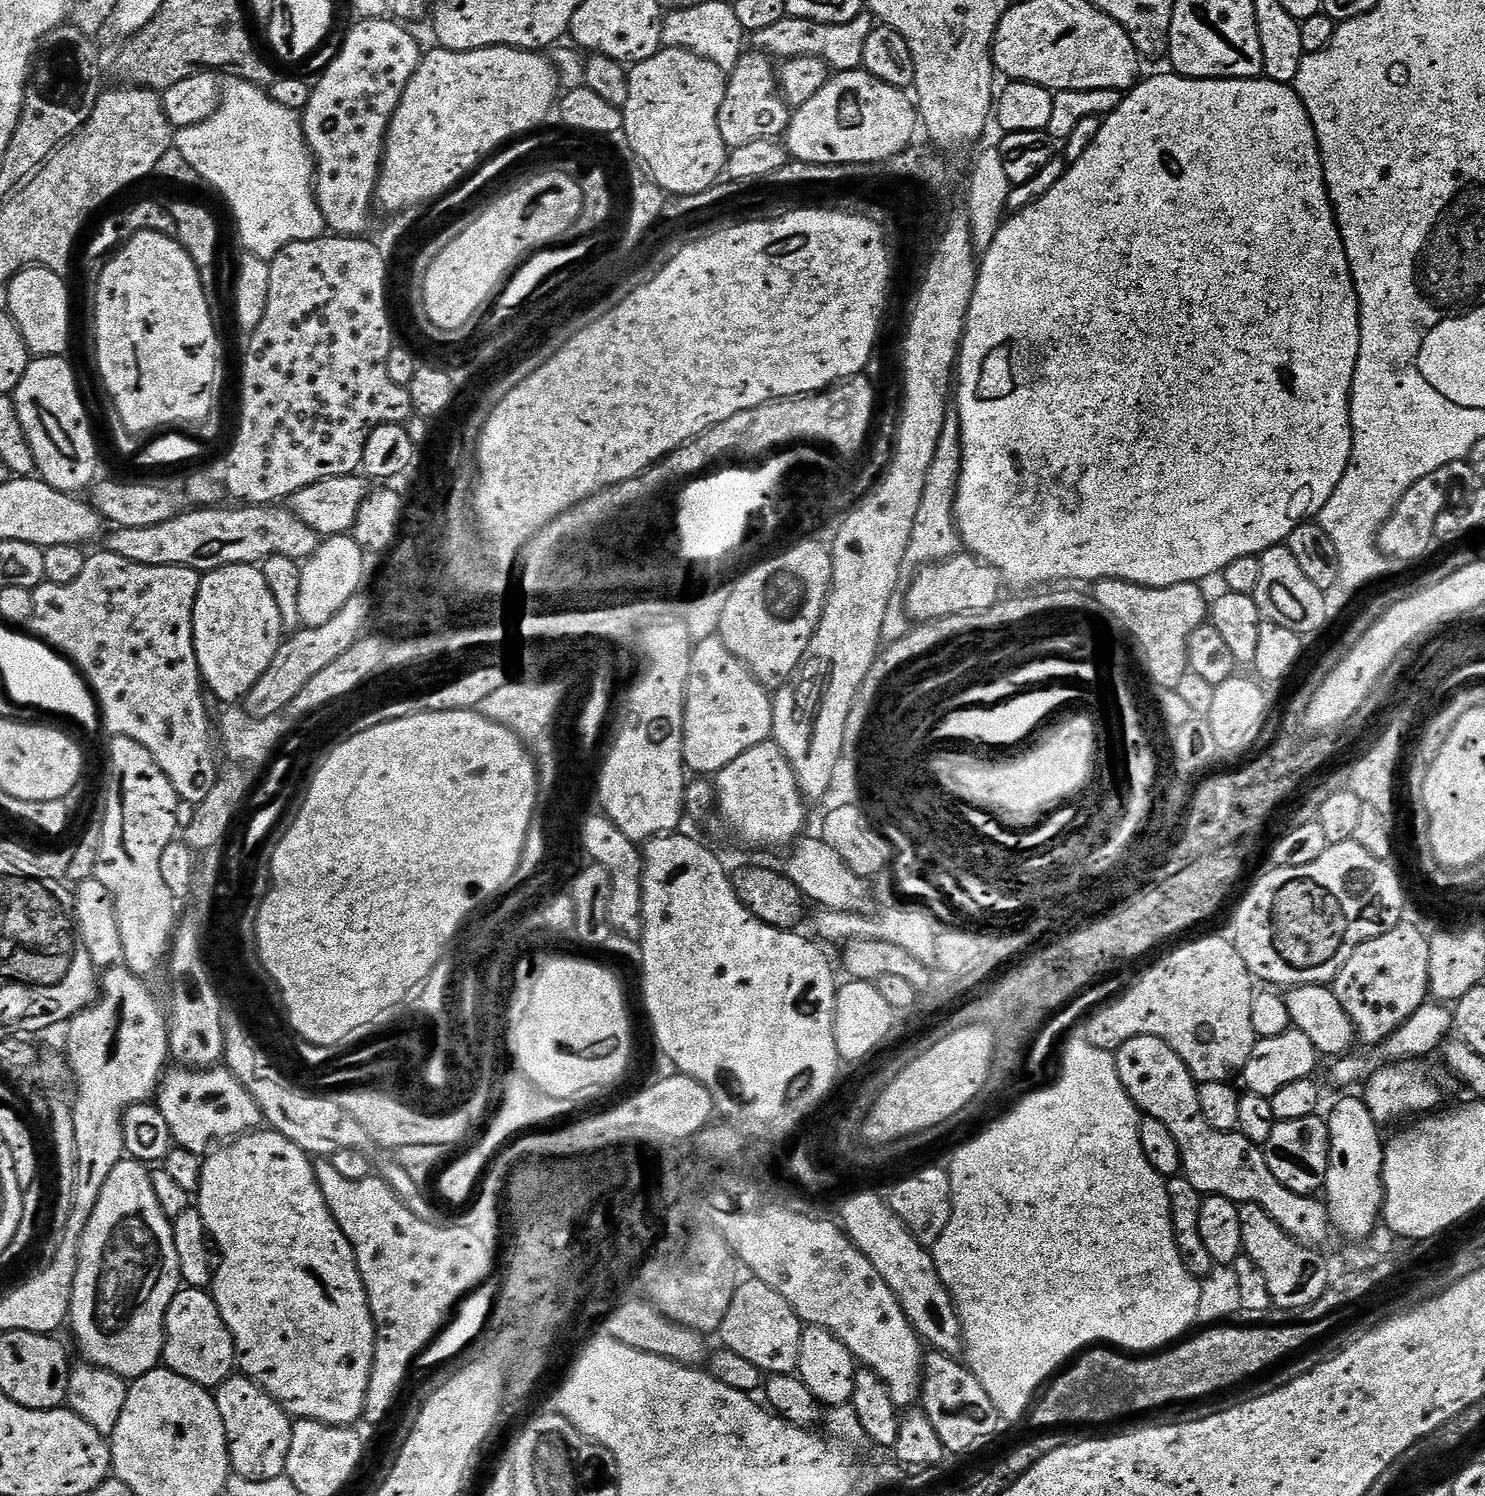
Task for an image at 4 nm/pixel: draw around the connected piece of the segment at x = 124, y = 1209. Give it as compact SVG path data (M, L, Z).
M122 1159L114 1170L110 1170L110 1178L106 1178L106 1186L102 1186L102 1194L98 1194L98 1206L94 1206L94 1214L90 1214L90 1222L80 1239L78 1270L72 1287L70 1329L84 1355L81 1357L98 1368L123 1376L129 1382L154 1370L164 1354L166 1314L181 1287L172 1221L162 1206L158 1206L152 1172L138 1160Z

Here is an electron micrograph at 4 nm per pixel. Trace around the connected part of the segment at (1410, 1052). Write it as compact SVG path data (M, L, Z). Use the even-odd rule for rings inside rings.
M1432 1000L1425 1001L1422 1007L1419 1007L1402 1027L1382 1043L1361 1049L1362 1052L1356 1054L1350 1052L1342 1057L1337 1057L1331 1063L1333 1065L1330 1068L1330 1080L1338 1088L1346 1088L1356 1084L1358 1086L1367 1083L1367 1080L1377 1070L1385 1068L1388 1064L1430 1056L1430 1053L1433 1051L1435 1053L1441 1047L1445 1038L1453 1031L1454 1025L1455 1015L1447 1005Z

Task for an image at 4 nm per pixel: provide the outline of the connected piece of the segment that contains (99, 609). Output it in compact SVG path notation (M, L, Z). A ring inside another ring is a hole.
M101 550L101 552L91 553L88 556L88 561L86 566L82 566L82 574L75 580L75 582L68 582L66 584L50 584L43 583L37 586L37 588L32 589L32 597L34 598L34 614L32 615L30 621L30 628L33 633L39 639L43 640L49 648L60 653L61 656L67 658L79 671L82 673L83 679L86 681L89 689L94 693L94 699L98 705L99 715L102 717L102 724L108 727L109 737L115 738L117 736L125 736L130 738L134 742L138 742L142 746L146 746L146 750L150 750L150 754L154 758L154 762L158 762L158 766L162 766L162 774L166 774L166 778L170 778L170 782L174 786L176 793L180 795L181 801L185 805L192 804L191 806L199 806L200 804L206 802L207 798L210 797L210 790L213 790L217 779L218 772L216 772L216 750L218 754L218 748L215 744L212 745L212 734L214 738L214 724L208 721L208 704L204 701L204 696L206 697L206 688L202 683L202 677L200 674L200 667L198 666L198 658L196 657L196 651L194 650L194 602L198 598L198 590L200 589L200 577L201 573L190 570L186 566L142 566L138 562L130 562L126 558L118 558L118 554L107 550Z

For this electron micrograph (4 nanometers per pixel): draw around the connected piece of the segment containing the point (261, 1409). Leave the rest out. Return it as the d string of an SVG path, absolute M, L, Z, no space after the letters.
M233 1374L228 1377L227 1380L223 1380L221 1384L214 1389L214 1395L216 1398L216 1405L218 1406L218 1414L222 1414L222 1422L224 1423L224 1429L226 1430L226 1438L228 1439L228 1463L232 1472L242 1474L242 1478L254 1478L255 1480L269 1480L270 1478L278 1478L286 1473L286 1458L290 1454L290 1438L292 1437L292 1426L294 1423L293 1417L289 1416L284 1411L279 1402L274 1399L270 1394L266 1394L264 1388L259 1388L255 1382L248 1379L243 1374Z

